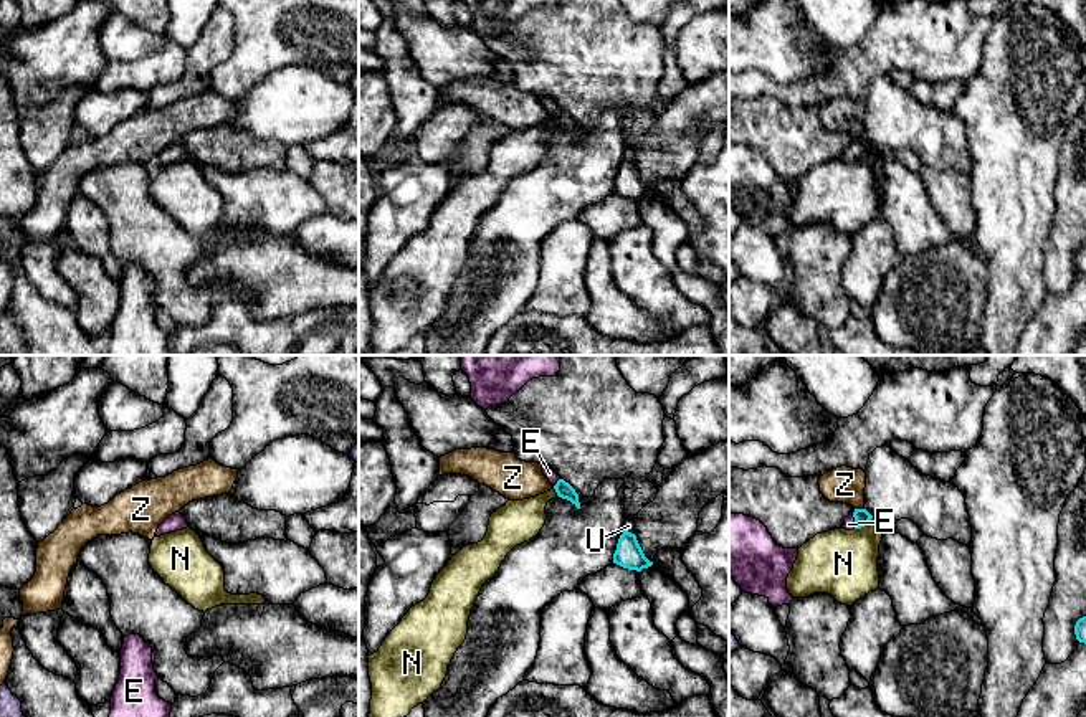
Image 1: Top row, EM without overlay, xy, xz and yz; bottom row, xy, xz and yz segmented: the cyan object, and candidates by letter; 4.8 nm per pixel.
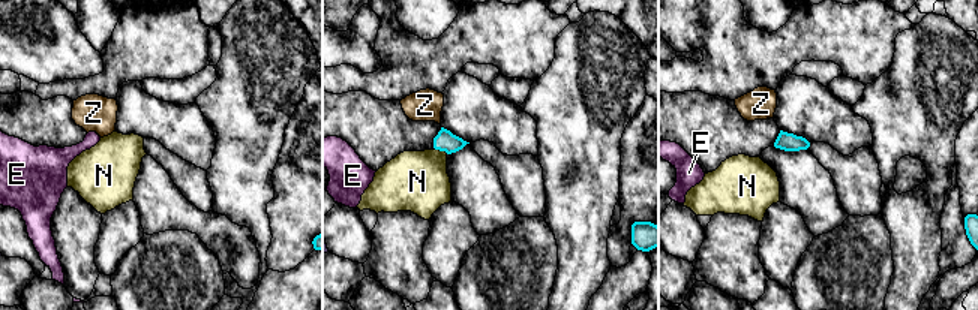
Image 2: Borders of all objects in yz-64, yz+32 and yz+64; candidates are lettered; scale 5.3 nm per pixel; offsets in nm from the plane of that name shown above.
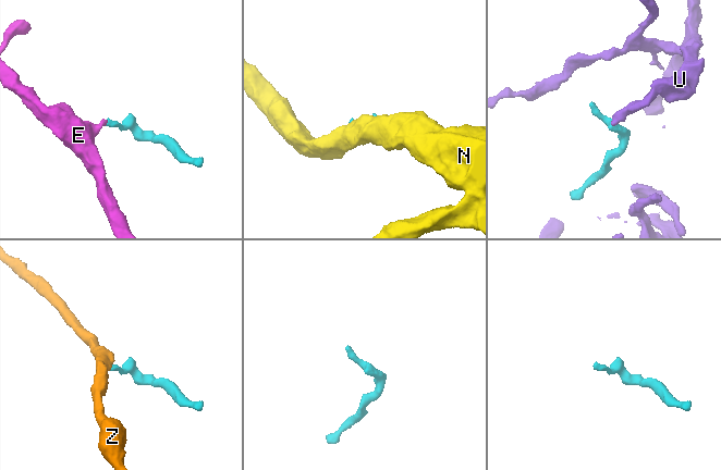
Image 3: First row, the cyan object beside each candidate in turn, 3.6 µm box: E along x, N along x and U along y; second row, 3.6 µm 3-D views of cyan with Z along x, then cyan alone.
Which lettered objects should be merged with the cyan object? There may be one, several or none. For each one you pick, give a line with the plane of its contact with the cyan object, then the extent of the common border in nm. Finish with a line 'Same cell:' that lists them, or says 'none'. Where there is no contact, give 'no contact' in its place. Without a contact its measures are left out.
E: contact in xz; length 50 nm
Same cell: E

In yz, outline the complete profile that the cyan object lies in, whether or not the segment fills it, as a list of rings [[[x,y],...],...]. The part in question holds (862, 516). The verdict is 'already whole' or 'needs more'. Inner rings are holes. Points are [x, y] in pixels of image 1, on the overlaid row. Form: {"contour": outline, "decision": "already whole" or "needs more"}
{"contour": [[[855,509],[855,512],[850,514],[850,515],[845,519],[843,529],[846,529],[846,530],[861,529],[861,527],[865,527],[871,519],[873,519],[873,515],[871,515],[866,509]]], "decision": "needs more"}

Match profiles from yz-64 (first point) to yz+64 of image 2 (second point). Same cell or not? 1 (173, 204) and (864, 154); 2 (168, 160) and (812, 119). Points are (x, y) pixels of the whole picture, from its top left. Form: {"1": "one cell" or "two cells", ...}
{"1": "two cells", "2": "two cells"}

